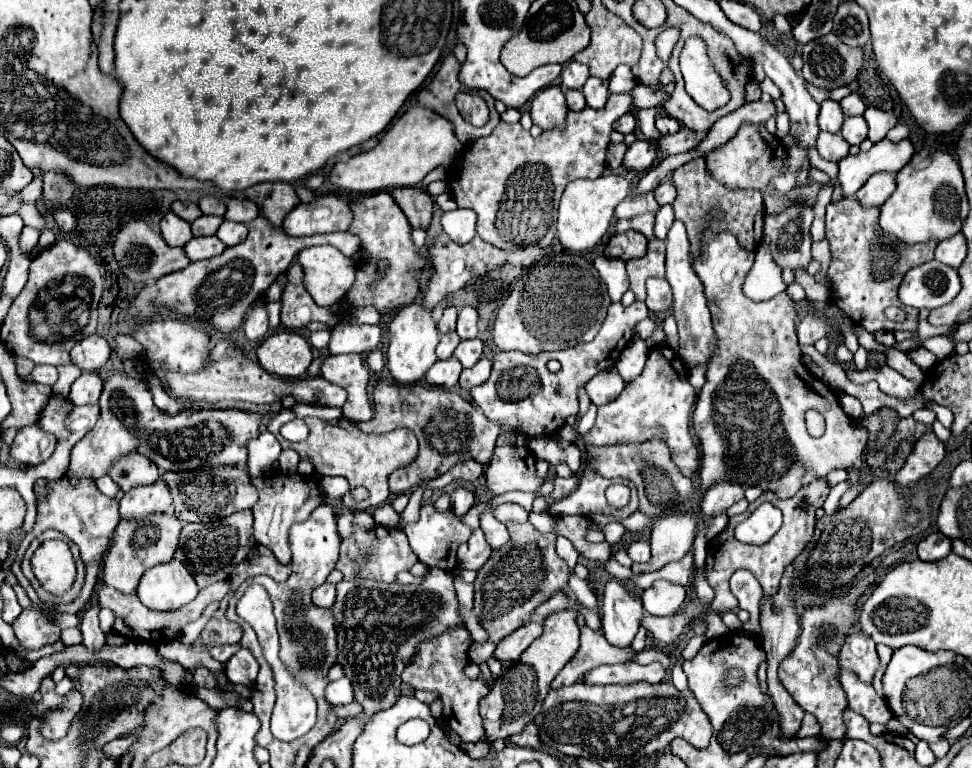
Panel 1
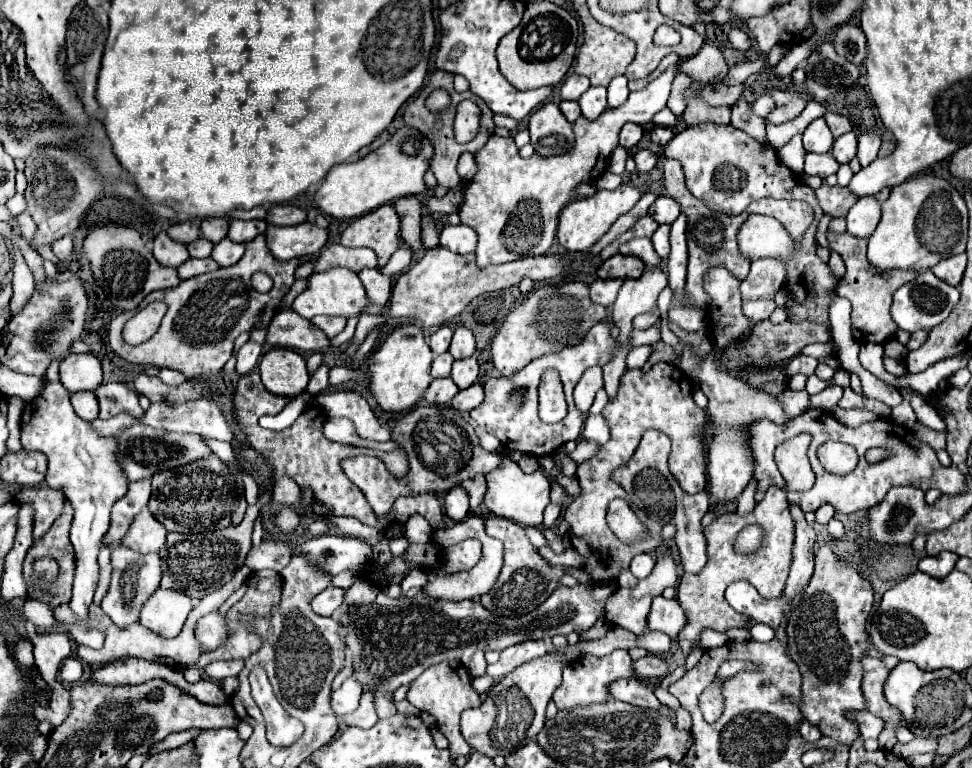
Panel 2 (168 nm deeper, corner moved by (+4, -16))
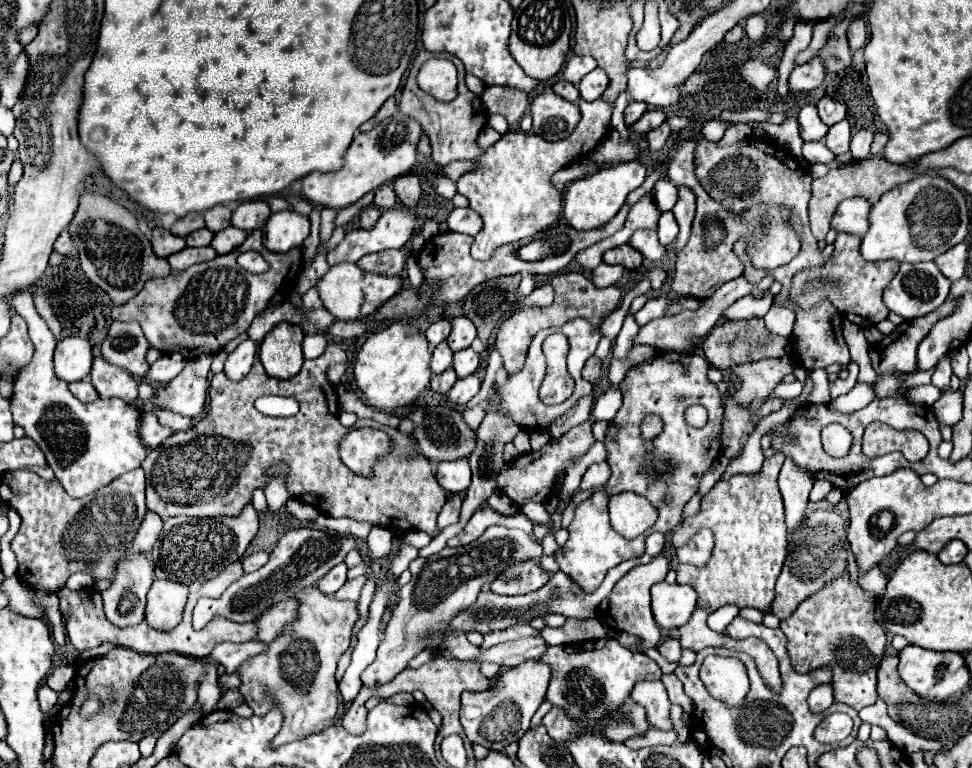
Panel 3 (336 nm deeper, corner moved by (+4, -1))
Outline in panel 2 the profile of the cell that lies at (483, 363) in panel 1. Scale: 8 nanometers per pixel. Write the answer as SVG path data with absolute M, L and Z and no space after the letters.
M476 382L476 384L472 384L470 388L460 390L458 396L452 398L452 408L458 410L458 412L470 412L472 408L476 408L476 406L482 404L482 398L484 398L484 390L482 390L482 386Z

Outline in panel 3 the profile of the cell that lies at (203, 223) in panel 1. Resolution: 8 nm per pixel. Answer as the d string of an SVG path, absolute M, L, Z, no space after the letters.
M204 227L204 229L198 229L198 231L190 233L190 235L186 237L186 245L188 245L188 247L206 247L206 245L210 245L212 237L214 237L214 233Z

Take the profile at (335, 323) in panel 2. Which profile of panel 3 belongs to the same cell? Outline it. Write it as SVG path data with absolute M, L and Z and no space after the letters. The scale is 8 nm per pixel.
M314 287L308 289L308 291L302 295L302 305L304 305L304 309L310 309L310 311L316 311L316 309L324 307L322 301L320 301L320 297L318 297L318 291L316 291Z

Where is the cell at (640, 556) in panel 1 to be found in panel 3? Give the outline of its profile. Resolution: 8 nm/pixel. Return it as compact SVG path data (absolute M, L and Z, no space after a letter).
M650 533L646 537L646 551L644 553L650 557L656 557L662 551L662 547L664 547L664 535L662 533Z

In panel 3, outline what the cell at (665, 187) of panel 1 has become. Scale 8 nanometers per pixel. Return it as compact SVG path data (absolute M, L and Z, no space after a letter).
M660 179L660 181L656 181L652 195L654 195L654 201L660 211L670 211L678 199L678 187L670 179Z

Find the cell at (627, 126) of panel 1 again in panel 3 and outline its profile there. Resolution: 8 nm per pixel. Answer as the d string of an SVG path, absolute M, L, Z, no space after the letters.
M630 103L630 105L626 107L626 111L624 111L624 121L626 121L626 125L636 123L646 109L648 109L648 105L644 105L644 103Z

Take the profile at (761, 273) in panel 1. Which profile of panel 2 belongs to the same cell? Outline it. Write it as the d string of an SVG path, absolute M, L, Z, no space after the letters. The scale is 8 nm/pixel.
M746 300L746 302L742 302L742 312L752 322L768 320L770 314L774 312L774 308L776 308L776 304L772 300L770 302L766 302L766 300L756 300L756 302L748 302Z

